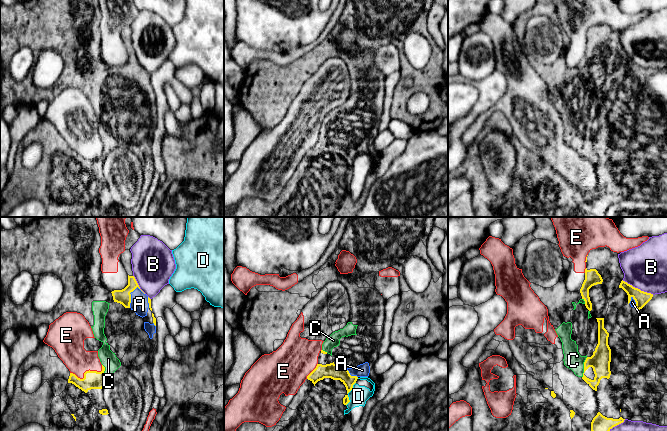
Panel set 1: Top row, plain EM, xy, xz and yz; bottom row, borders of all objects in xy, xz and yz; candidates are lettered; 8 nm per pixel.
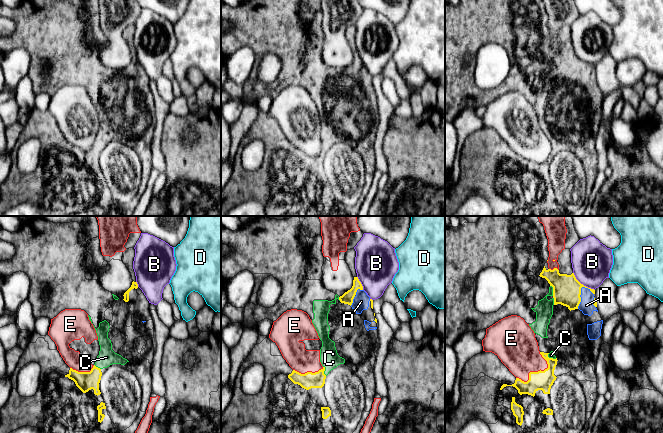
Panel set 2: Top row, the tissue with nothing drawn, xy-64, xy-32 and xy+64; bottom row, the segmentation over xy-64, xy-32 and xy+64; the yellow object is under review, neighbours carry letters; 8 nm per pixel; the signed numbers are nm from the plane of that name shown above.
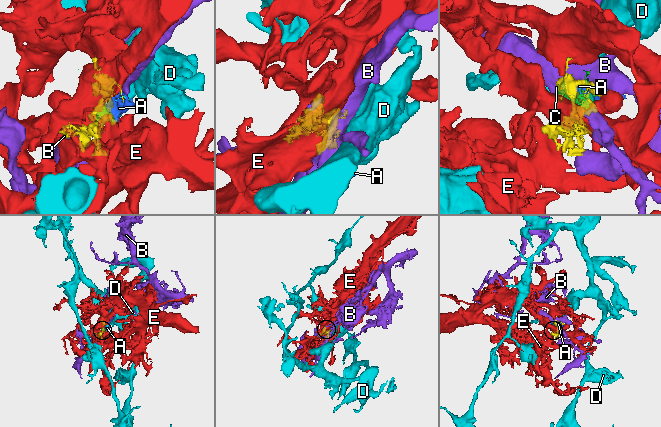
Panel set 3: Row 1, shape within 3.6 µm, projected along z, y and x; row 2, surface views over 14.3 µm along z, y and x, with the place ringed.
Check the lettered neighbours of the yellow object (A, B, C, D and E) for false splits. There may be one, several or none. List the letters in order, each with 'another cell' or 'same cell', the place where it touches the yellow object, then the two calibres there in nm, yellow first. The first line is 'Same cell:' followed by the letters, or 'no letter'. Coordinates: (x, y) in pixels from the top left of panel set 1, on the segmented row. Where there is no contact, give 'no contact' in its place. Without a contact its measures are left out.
Same cell: A, C
A: same cell; contact xy (130, 297); calibres 120 and 150 nm
B: another cell; contact yz (637, 288); calibres 120 and 360 nm
C: same cell; contact yz (584, 367); calibres 160 and 150 nm
D: another cell; contact xz (352, 387); calibres 120 and 150 nm
E: another cell; contact xy (86, 371); calibres 140 and 240 nm

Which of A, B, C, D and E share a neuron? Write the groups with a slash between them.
A C / B / D / E

